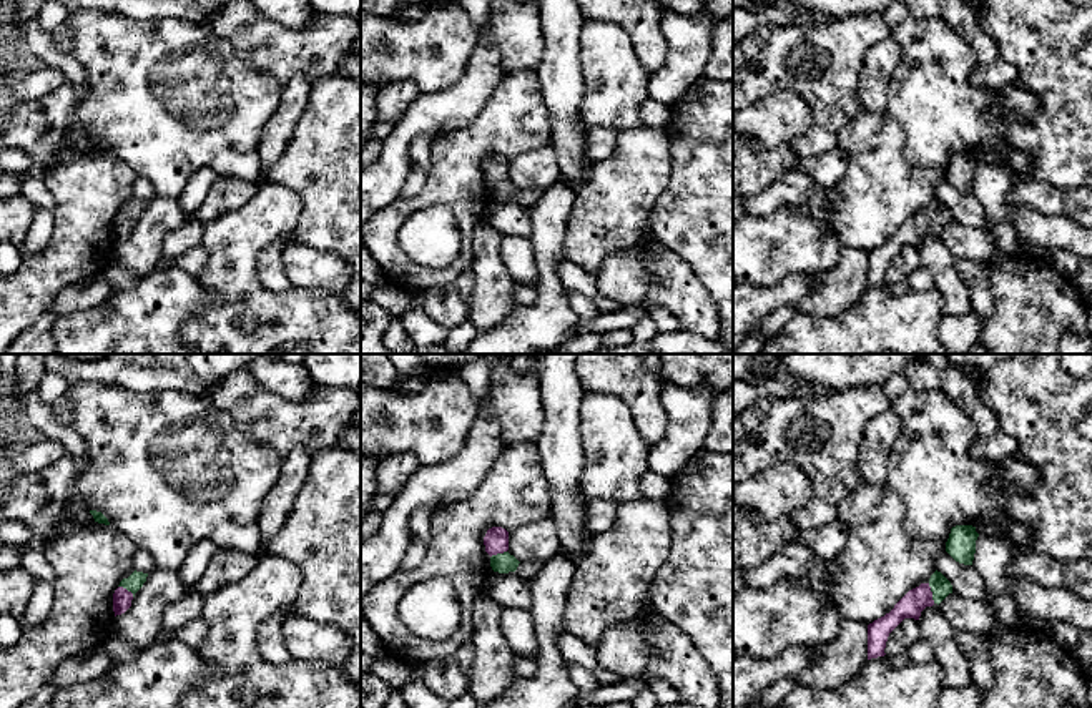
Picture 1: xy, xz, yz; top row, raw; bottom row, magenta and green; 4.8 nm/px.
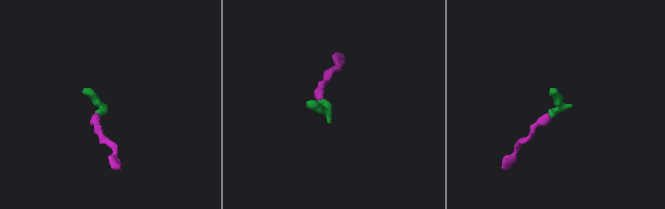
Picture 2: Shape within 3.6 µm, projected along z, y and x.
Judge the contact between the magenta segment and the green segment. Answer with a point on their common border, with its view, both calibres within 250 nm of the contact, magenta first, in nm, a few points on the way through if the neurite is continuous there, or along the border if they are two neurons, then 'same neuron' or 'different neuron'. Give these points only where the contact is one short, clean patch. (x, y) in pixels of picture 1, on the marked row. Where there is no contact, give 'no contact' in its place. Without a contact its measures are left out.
contact yz (931, 594); calibres 120 and 100 nm; way yz (911, 605), (919, 597), (931, 594), (941, 587); same neuron

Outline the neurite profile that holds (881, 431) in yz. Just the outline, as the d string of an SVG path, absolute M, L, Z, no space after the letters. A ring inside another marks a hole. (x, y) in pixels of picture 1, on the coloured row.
M893 407L868 422L858 465L864 485L888 485L888 462L901 430L901 417Z

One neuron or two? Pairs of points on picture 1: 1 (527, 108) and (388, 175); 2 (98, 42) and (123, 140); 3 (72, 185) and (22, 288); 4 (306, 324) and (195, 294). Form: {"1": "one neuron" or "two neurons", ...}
{"1": "two neurons", "2": "one neuron", "3": "one neuron", "4": "two neurons"}

